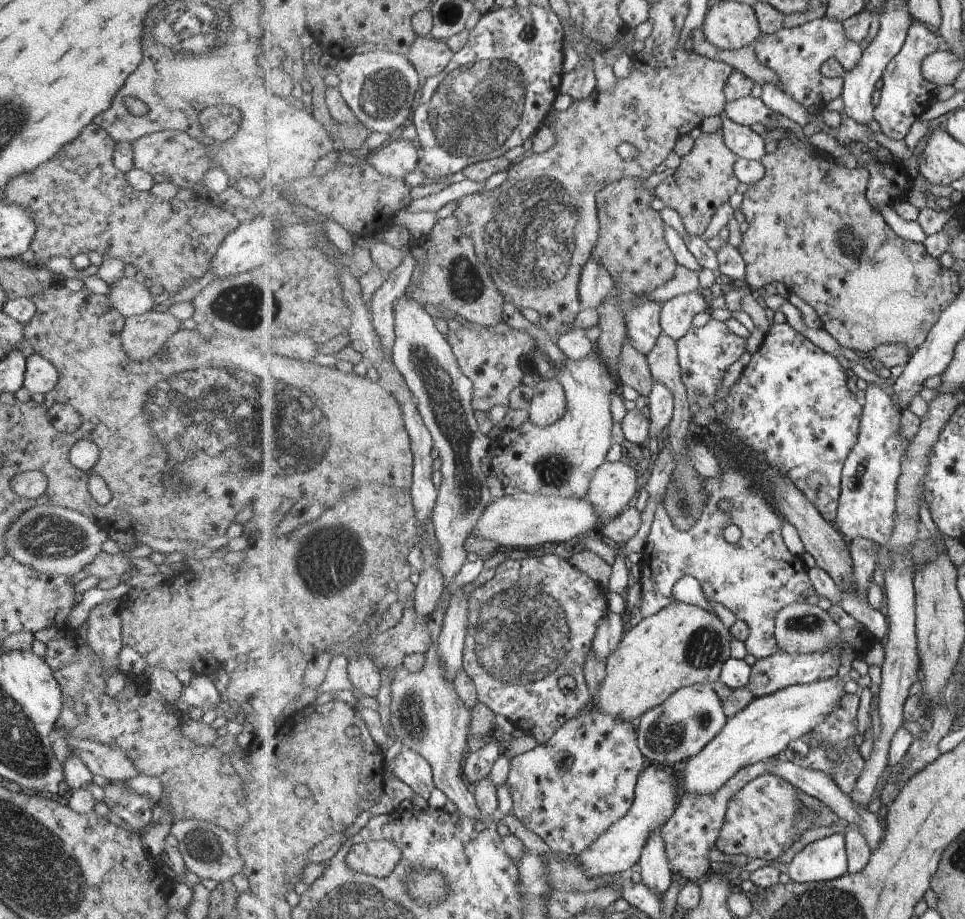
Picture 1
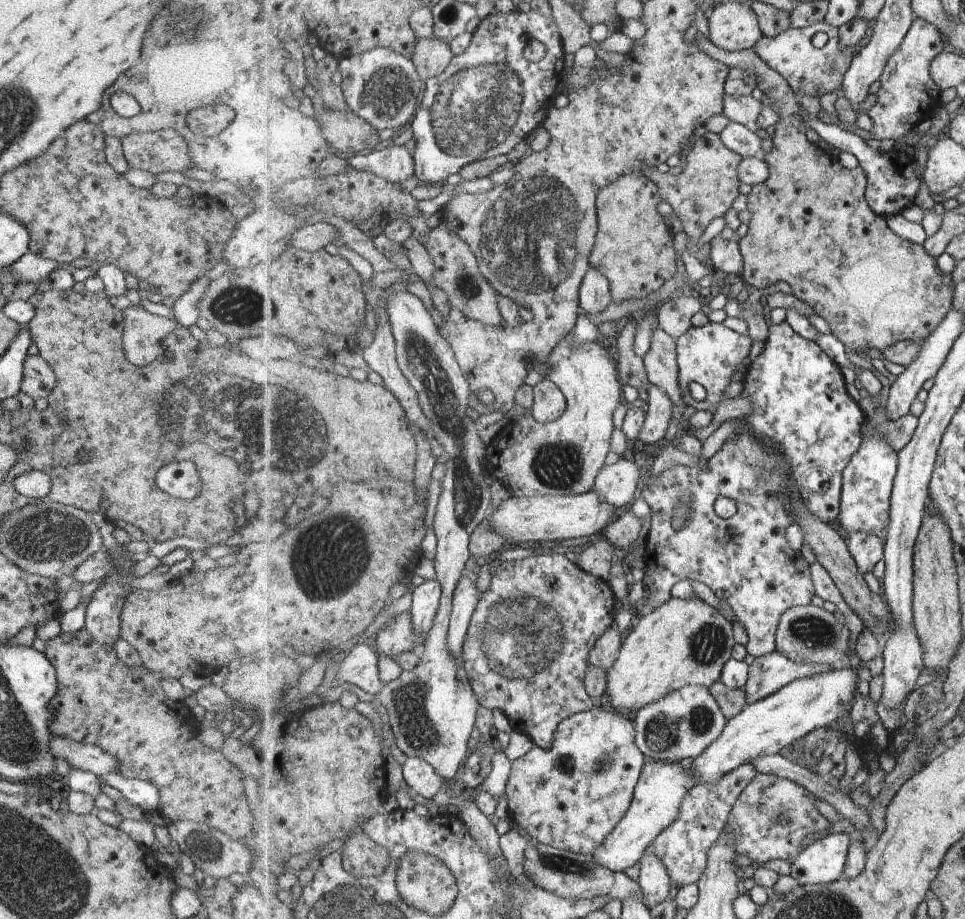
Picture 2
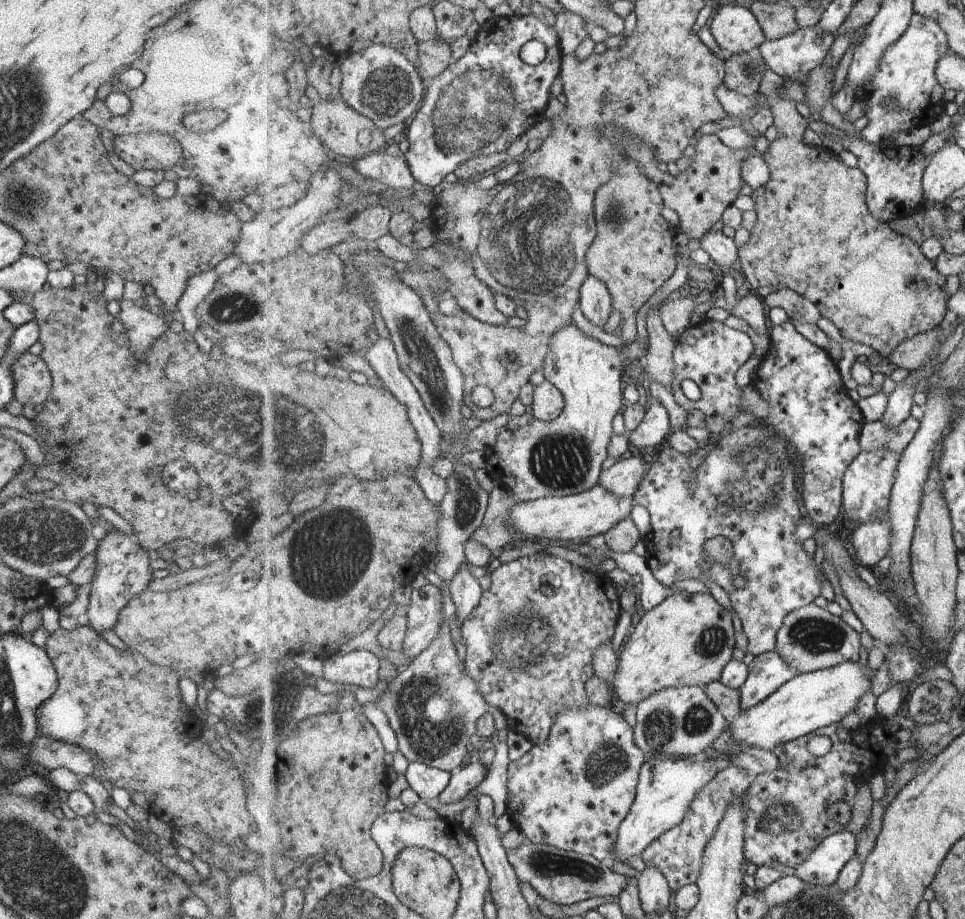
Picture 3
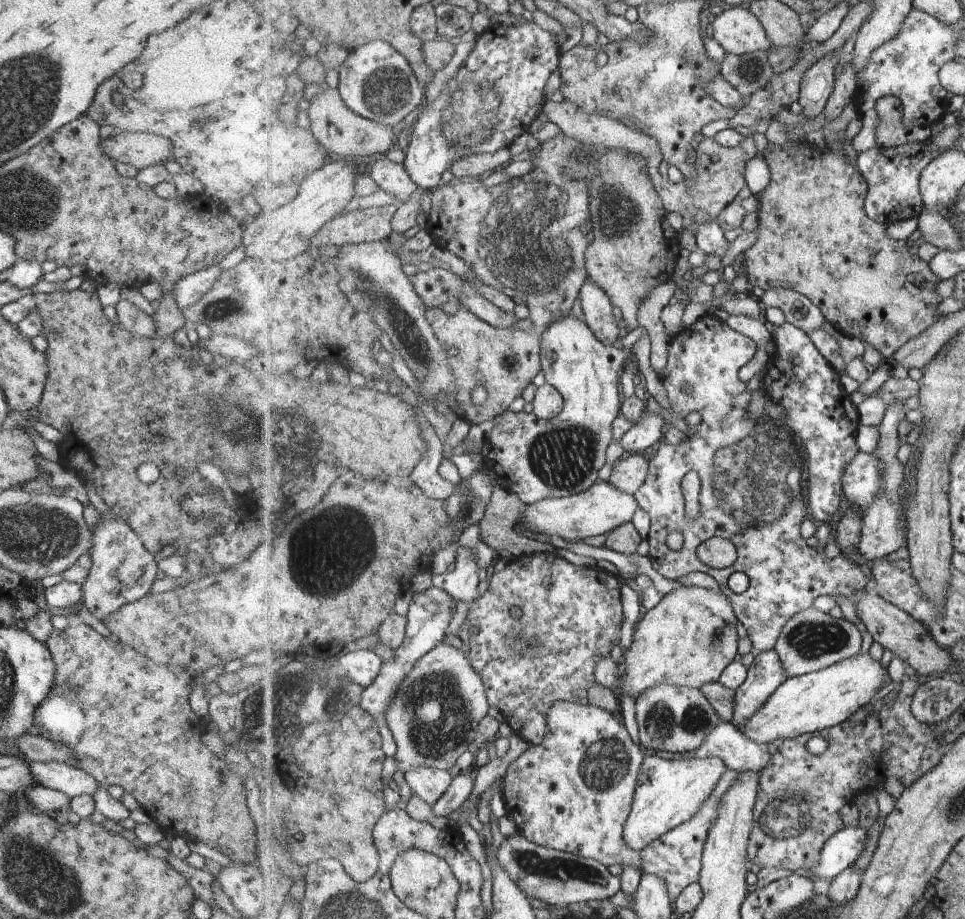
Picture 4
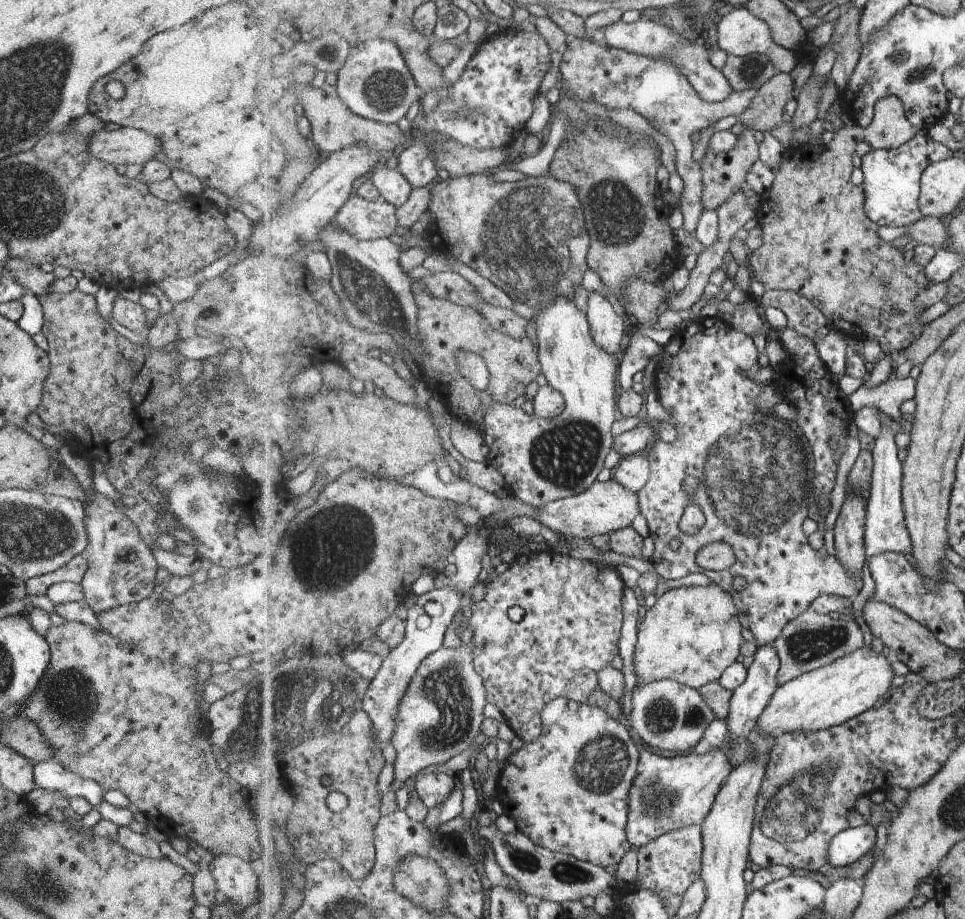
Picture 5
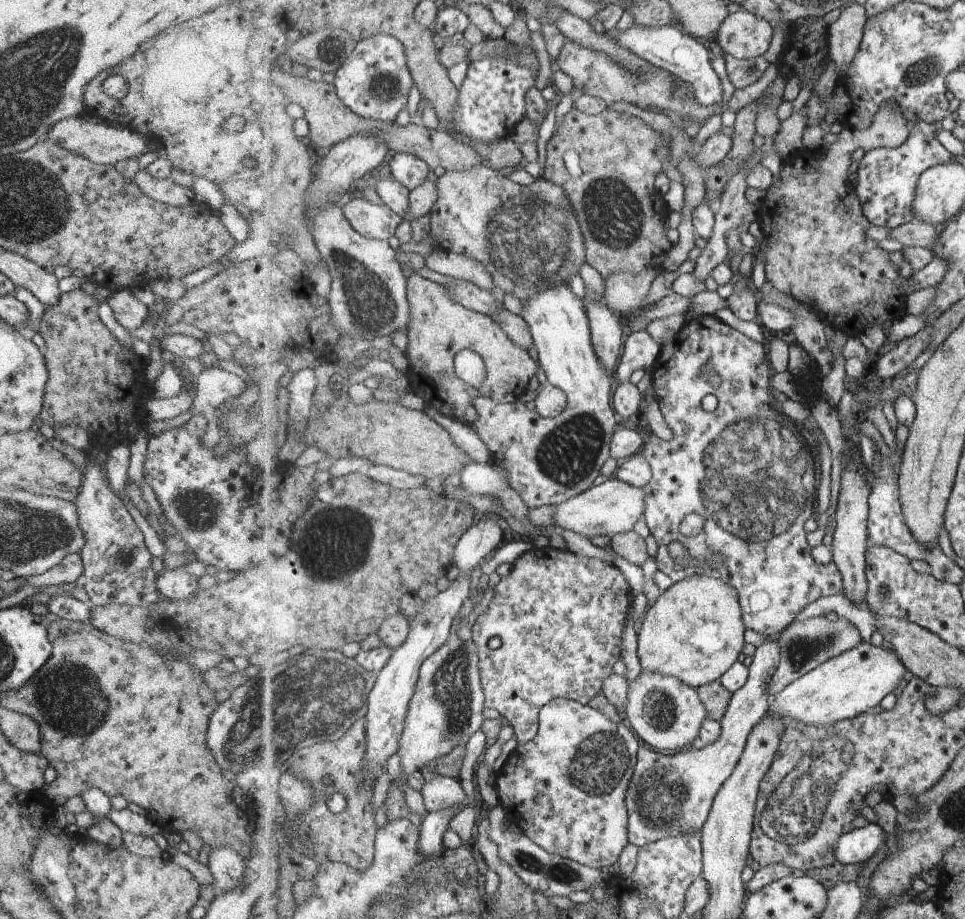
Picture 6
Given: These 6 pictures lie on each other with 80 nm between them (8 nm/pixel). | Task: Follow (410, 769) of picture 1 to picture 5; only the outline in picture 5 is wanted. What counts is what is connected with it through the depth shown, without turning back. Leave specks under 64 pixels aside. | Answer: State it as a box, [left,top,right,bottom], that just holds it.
[415,773,456,808]

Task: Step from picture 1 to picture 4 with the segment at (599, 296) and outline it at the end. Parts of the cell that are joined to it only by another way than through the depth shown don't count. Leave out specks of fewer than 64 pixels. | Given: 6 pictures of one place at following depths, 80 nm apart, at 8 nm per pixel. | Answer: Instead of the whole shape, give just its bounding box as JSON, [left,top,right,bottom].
[580,282,625,346]

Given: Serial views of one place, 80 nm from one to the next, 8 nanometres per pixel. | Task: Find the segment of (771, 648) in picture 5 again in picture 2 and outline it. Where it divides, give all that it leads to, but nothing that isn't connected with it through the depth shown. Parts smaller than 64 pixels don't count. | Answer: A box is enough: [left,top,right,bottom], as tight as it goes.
[744,650,833,705]

